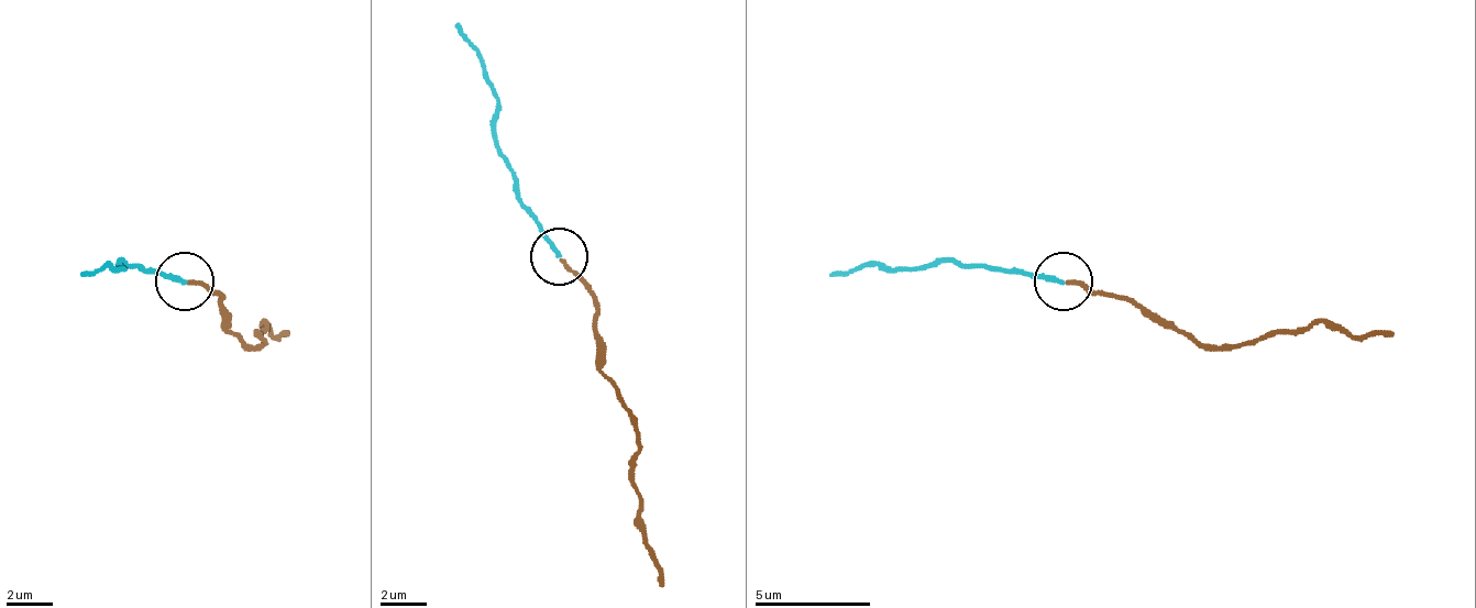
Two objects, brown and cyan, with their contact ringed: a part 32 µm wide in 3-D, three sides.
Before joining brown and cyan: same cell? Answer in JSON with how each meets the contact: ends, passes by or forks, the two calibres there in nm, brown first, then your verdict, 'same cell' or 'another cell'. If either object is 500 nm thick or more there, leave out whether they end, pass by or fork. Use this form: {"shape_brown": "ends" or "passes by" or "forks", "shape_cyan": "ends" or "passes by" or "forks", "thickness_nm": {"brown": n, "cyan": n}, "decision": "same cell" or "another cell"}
{"shape_brown": "ends", "shape_cyan": "ends", "thickness_nm": {"brown": 160, "cyan": 190}, "decision": "same cell"}

